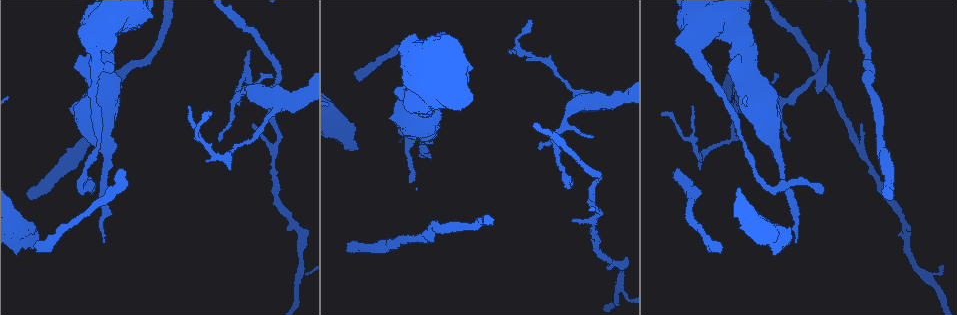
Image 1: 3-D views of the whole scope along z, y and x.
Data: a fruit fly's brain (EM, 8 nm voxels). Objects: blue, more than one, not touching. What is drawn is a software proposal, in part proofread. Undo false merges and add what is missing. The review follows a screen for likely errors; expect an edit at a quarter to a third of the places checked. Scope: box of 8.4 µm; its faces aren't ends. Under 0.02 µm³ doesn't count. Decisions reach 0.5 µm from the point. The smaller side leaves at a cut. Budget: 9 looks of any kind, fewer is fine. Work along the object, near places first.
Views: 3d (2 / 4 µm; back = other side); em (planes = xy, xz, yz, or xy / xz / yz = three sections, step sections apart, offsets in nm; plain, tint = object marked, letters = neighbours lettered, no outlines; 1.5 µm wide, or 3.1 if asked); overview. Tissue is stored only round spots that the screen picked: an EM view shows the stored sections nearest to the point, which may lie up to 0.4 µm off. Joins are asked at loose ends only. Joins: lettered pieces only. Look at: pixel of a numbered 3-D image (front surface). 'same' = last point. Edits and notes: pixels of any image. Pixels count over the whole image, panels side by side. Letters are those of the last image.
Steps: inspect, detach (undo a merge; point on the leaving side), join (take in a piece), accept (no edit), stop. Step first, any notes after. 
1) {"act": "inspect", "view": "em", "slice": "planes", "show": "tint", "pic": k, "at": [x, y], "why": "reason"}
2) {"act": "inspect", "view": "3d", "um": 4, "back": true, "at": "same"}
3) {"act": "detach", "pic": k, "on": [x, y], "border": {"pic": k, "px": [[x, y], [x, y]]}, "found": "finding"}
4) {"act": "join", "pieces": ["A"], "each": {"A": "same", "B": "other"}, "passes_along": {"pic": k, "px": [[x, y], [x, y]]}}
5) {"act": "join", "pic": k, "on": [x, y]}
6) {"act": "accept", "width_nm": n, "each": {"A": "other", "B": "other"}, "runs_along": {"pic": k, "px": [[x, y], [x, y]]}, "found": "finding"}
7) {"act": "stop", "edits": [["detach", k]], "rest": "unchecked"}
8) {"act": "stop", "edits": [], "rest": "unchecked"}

{"act": "inspect", "view": "3d", "um": 2, "pic": 1, "at": [348, 244], "why": "free end"}

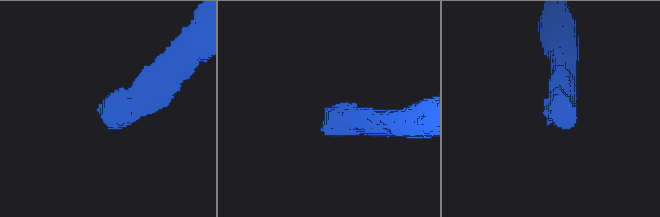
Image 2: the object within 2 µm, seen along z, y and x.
{"act": "inspect", "view": "em", "slice": "xz", "step": 8, "show": "tint", "pic": 2, "at": [550, 115]}

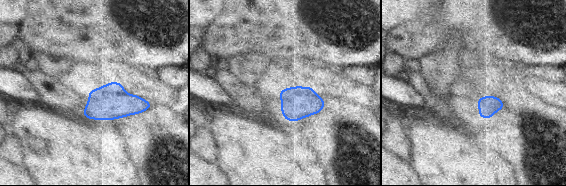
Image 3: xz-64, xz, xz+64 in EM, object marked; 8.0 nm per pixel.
{"act": "inspect", "view": "em", "slice": "xz", "step": 8, "show": "letters", "at": "same"}

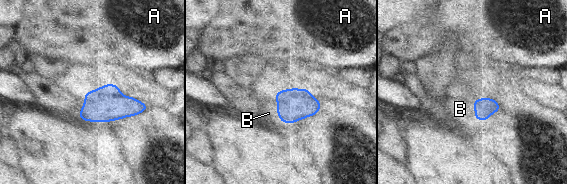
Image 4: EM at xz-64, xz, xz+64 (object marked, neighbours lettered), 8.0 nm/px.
{"act": "join", "pieces": ["B"], "width_nm": 160, "each": {"A": "other", "B": "same"}, "passes_along": {"pic": 4, "px": [[294, 104], [277, 108], [268, 113]]}, "found": "the neuron continues"}

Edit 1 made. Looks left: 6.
{"act": "inspect", "view": "overview"}

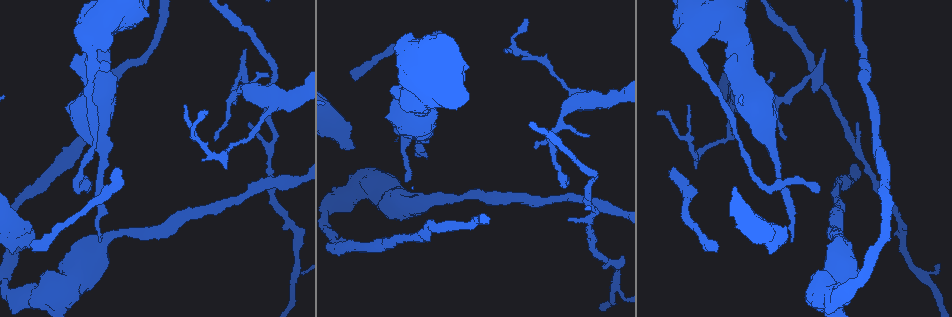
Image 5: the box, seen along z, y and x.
{"act": "inspect", "view": "em", "slice": "planes", "show": "letters", "pic": 5, "at": [741, 144], "why": "touches itself"}

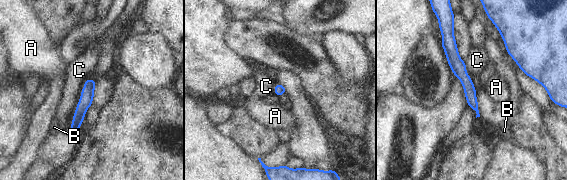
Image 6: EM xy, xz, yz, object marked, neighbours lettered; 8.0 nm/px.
{"act": "accept", "each": {"A": "other", "B": "other", "C": "other"}, "runs_along": {"pic": 6, "px": [[451, 36], [451, 54], [475, 107]]}, "found": "all the same neuron"}

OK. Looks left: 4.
{"act": "inspect", "view": "em", "slice": "xz", "step": 4, "show": "letters", "pic": 5, "at": [563, 174], "why": "thin end"}

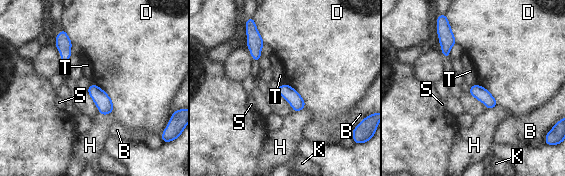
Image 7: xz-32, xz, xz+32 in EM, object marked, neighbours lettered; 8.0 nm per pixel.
{"act": "accept", "width_nm": 110, "each": {"B": "other", "D": "other", "H": "other", "K": "other", "S": "other", "T": "other"}, "border": {"pic": 7, "px": [[93, 82], [110, 98], [113, 111]]}, "found": "none of them fits"}

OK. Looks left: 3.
{"act": "inspect", "view": "3d", "um": 4, "pic": 5, "at": [922, 274], "why": "abrupt turn"}

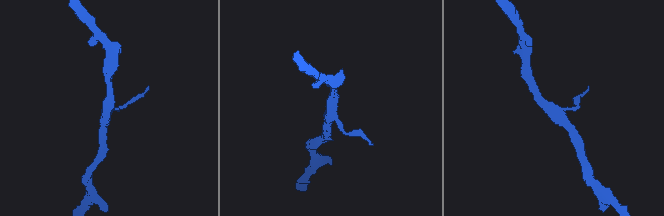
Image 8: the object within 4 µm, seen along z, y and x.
{"act": "inspect", "view": "em", "slice": "planes", "show": "letters", "pic": 8, "at": [556, 112]}

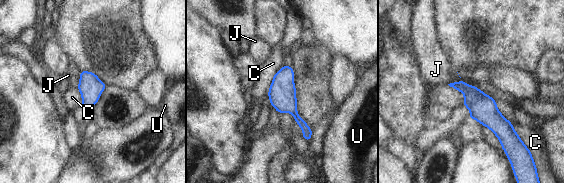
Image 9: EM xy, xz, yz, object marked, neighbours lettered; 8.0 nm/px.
{"act": "accept", "longest_contact_nm": ["C", 240], "each": {"C": "other", "J": "other", "U": "other"}, "border": {"pic": 9, "px": [[282, 65], [267, 91]]}, "found": "one neuron here"}

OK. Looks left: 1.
{"act": "stop", "edits": [["join", 4]], "rest": "unchecked"}

